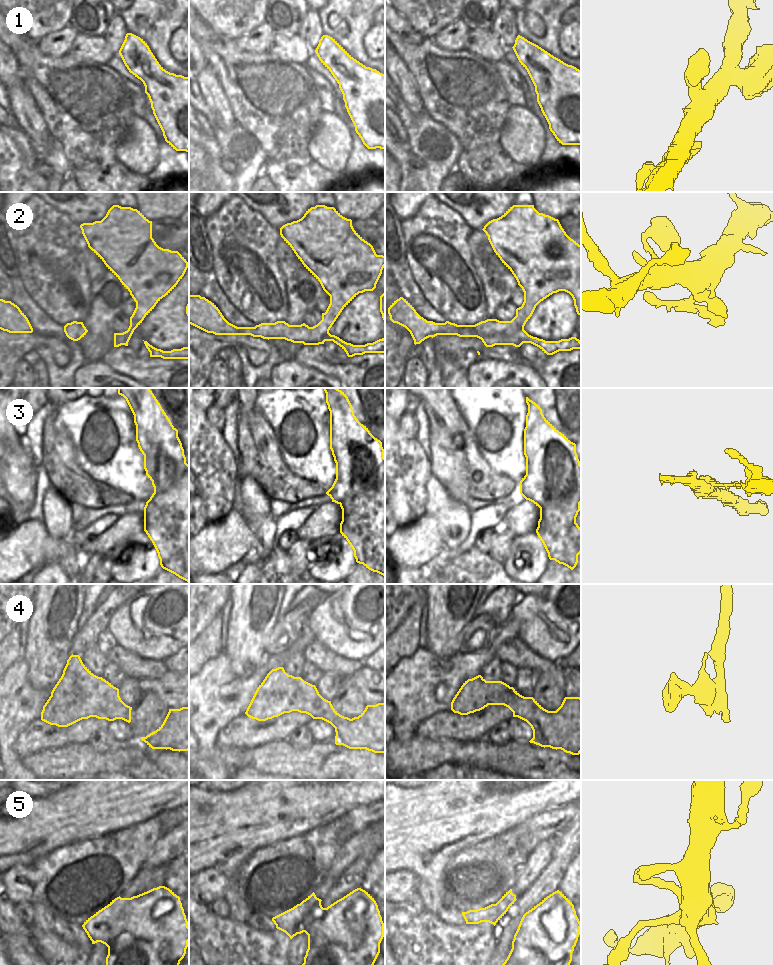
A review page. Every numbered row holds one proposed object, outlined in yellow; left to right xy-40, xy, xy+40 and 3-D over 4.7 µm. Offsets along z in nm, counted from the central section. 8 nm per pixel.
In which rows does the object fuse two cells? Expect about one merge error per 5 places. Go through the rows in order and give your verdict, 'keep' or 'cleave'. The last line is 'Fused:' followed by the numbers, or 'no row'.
1: keep
2: keep
3: cleave
4: keep
5: keep
Fused: 3

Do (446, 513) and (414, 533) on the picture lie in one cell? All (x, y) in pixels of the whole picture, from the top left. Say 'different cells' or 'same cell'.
different cells

